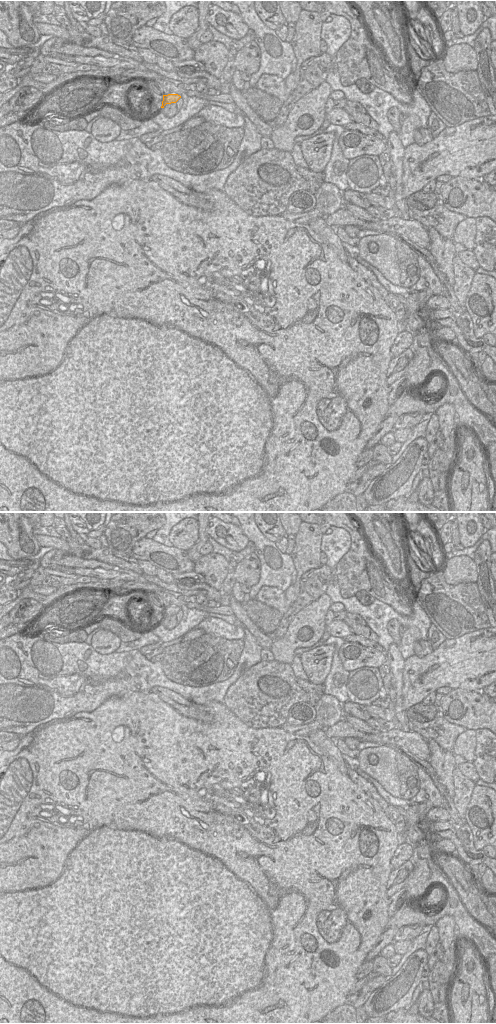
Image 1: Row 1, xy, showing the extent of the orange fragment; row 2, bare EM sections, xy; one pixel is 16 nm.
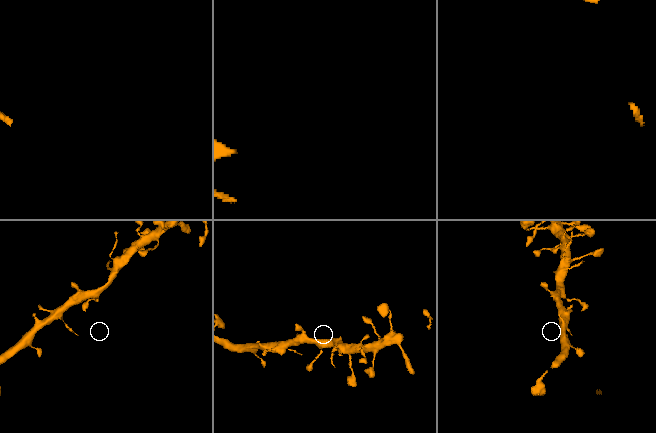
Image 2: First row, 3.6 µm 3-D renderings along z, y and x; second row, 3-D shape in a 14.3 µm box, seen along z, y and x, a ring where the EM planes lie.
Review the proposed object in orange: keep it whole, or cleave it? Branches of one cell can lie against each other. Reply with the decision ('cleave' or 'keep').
keep

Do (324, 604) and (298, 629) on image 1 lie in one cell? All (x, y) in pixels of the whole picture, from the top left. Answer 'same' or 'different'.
same

